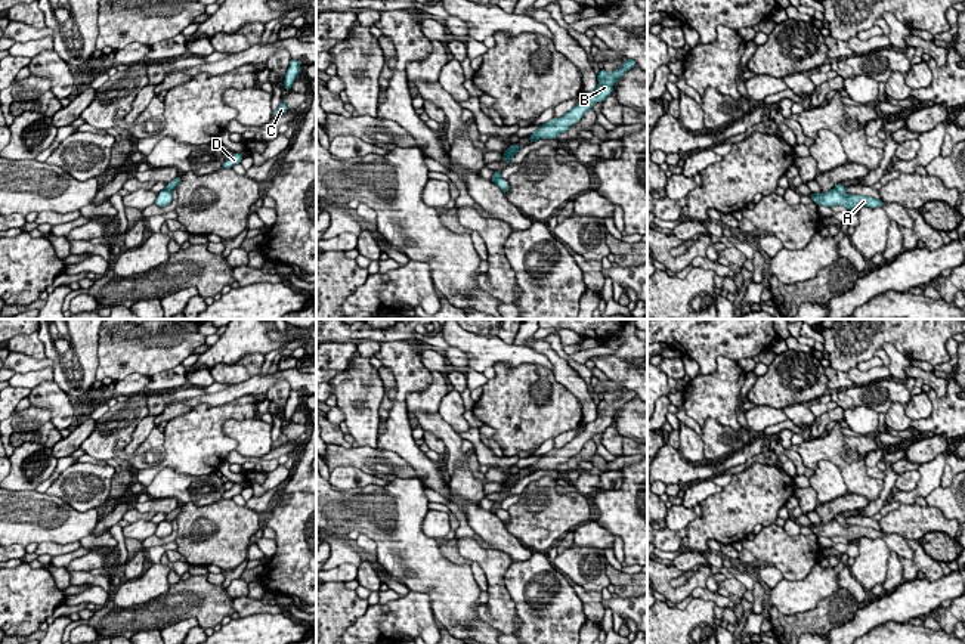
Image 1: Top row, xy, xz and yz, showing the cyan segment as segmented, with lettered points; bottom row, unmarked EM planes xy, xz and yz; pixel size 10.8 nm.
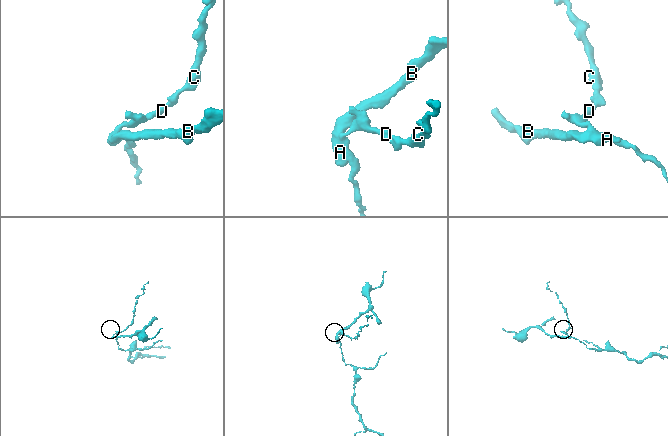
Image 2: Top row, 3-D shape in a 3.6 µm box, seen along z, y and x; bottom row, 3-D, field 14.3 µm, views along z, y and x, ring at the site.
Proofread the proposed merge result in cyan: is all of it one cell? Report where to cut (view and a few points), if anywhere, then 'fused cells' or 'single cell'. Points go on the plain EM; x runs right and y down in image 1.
cut yz (834, 519), (848, 526); fused cells

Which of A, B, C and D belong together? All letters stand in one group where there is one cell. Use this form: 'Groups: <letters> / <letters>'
Groups: A B / C D

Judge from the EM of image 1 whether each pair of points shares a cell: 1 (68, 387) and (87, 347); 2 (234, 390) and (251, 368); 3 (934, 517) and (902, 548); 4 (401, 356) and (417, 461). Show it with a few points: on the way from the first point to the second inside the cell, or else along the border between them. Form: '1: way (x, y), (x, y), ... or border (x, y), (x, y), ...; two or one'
1: way (80, 384), (87, 377), (87, 359); one
2: border (257, 374), (229, 384); two
3: border (885, 533), (899, 533), (903, 538); two
4: way (402, 383), (399, 434); one

